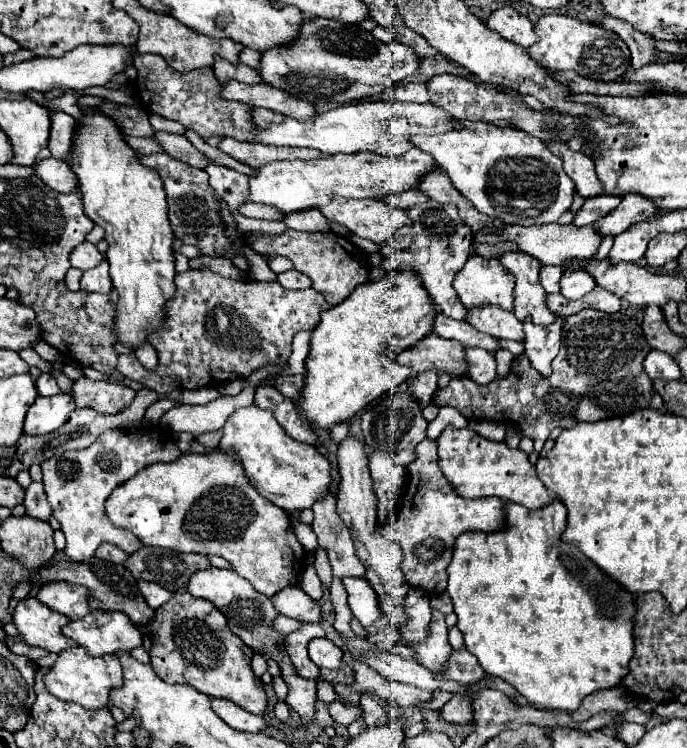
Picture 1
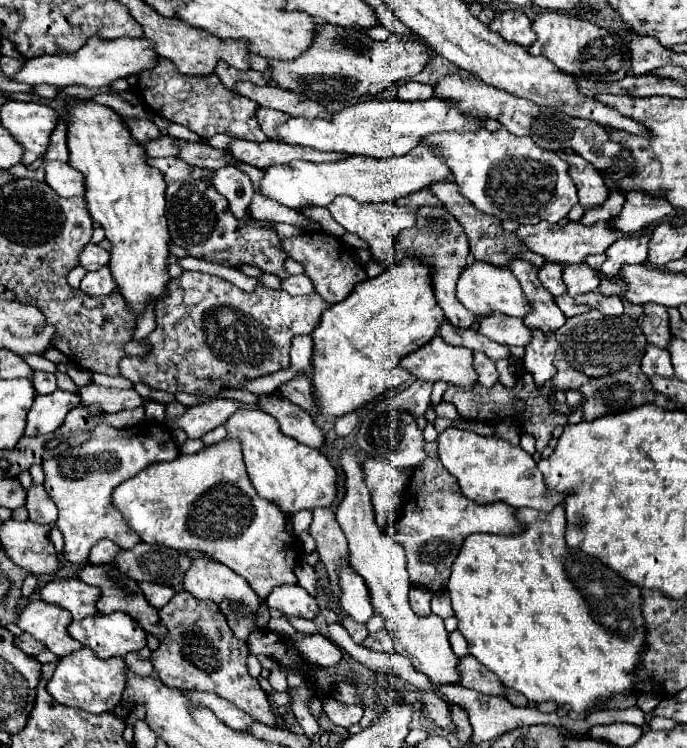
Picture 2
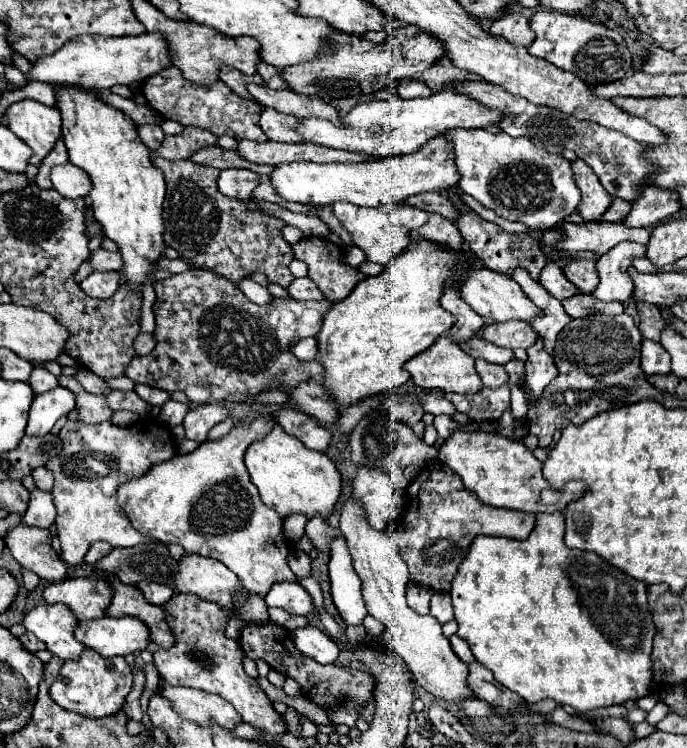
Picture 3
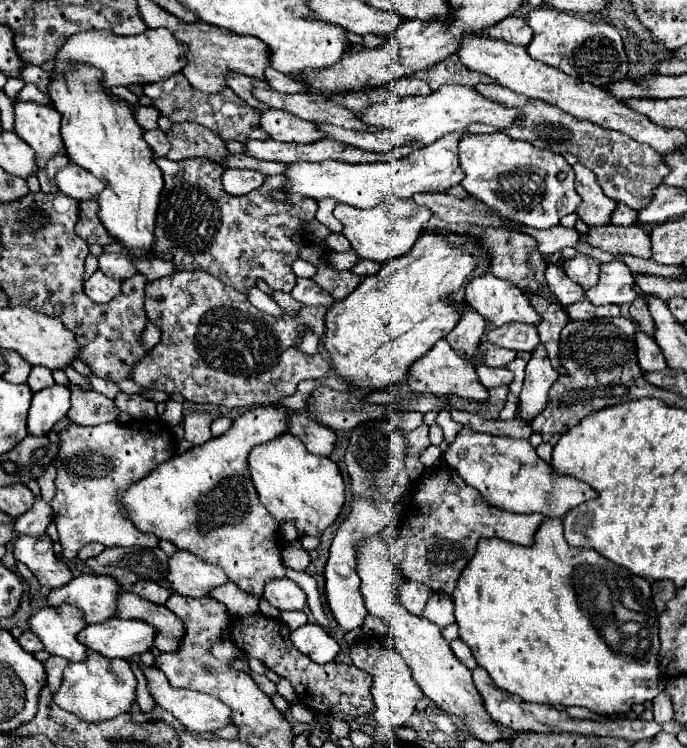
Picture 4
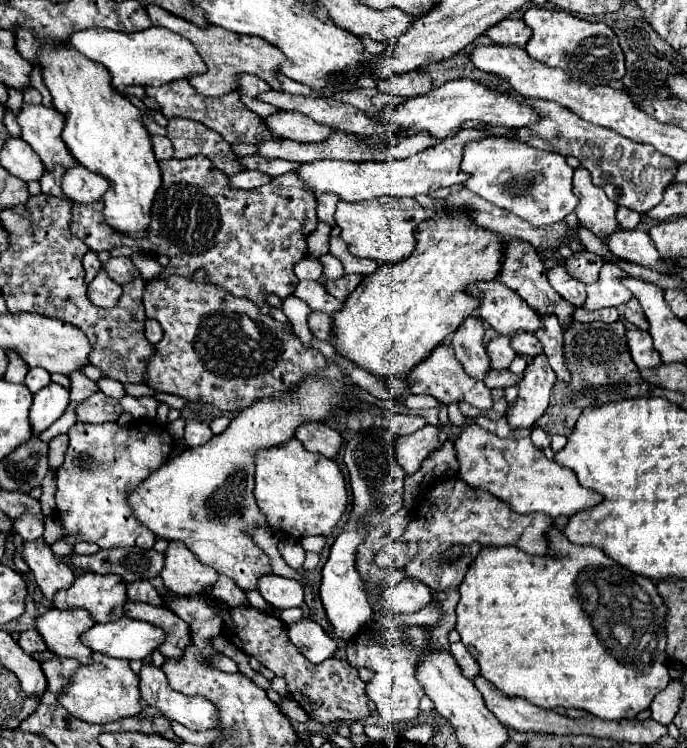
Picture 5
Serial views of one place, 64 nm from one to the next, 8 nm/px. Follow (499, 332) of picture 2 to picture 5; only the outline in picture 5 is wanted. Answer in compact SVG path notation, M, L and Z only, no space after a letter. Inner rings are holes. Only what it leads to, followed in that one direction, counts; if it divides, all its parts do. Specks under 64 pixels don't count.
M518 332L510 336L510 346L518 354L528 354L528 356L538 356L542 352L540 340L534 336L534 332Z

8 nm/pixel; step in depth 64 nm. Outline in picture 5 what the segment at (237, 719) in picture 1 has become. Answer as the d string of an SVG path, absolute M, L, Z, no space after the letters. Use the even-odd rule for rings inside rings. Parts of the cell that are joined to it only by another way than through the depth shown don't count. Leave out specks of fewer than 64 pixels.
M144 664L140 670L140 692L150 706L156 706L168 718L184 724L190 730L210 730L220 724L220 712L214 702L204 696L186 696L168 686L166 674Z

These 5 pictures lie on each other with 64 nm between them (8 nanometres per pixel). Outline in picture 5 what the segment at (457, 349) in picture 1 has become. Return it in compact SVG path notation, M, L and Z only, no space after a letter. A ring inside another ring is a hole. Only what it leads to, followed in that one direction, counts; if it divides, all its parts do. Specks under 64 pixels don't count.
M438 344L426 360L422 360L416 368L412 368L412 372L408 374L408 386L410 386L412 394L430 394L438 402L444 402L444 404L464 400L480 410L486 410L492 406L490 390L484 386L484 382L480 382L464 372L464 366L456 360L456 356L448 344Z

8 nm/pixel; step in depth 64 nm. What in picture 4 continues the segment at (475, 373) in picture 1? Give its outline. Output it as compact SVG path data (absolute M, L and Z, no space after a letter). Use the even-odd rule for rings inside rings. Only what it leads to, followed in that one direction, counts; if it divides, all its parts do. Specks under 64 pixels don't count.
M478 364L476 372L480 376L480 382L486 388L496 388L496 386L502 386L502 384L510 384L512 378L514 378L508 368L488 368L484 364Z

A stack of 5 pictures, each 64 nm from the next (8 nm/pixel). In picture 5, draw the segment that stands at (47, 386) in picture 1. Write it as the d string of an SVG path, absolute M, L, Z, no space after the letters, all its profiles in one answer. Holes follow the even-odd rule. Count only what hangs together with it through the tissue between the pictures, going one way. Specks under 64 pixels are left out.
M30 368L30 372L28 372L24 384L26 384L28 390L34 394L34 392L38 392L40 388L52 384L52 380L50 380L50 372L46 372L44 368Z

